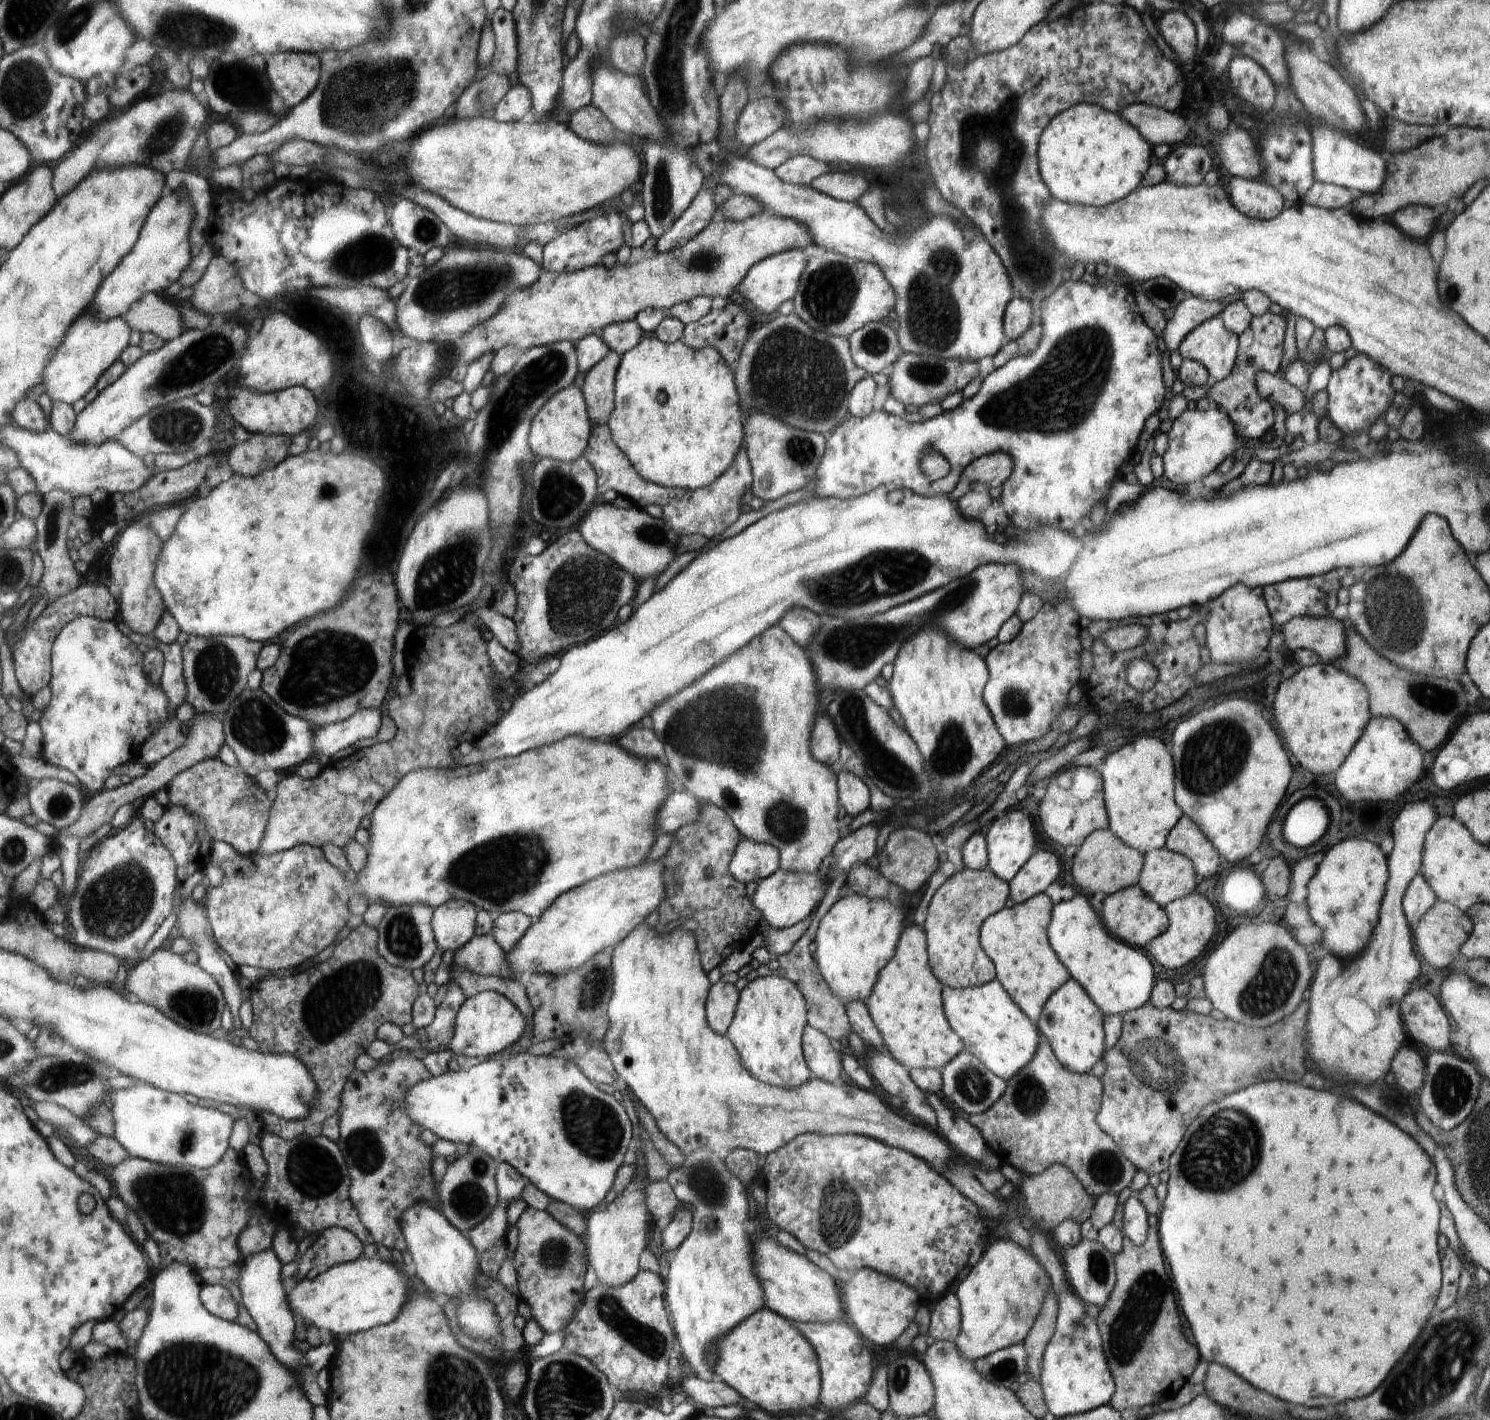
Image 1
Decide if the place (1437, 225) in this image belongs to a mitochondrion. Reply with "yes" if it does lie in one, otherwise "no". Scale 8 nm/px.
no

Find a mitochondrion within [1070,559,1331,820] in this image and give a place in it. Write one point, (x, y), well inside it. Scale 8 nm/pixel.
(1216, 754)

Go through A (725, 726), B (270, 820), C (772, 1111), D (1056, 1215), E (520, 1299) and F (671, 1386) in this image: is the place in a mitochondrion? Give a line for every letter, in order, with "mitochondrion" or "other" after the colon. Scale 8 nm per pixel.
A: mitochondrion
B: other
C: other
D: other
E: other
F: other

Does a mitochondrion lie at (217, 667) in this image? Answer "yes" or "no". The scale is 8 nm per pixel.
yes

